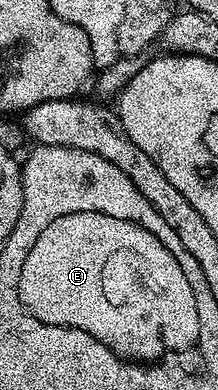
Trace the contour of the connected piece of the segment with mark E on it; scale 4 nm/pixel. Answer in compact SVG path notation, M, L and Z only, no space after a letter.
M81 213L73 217L62 217L53 220L41 236L33 236L33 248L25 248L25 264L17 264L17 310L31 310L39 318L53 325L66 325L71 330L80 327L88 328L93 335L105 340L105 344L113 344L117 352L129 352L129 356L157 356L161 348L181 348L185 340L193 340L197 336L197 316L193 316L193 296L189 296L189 284L185 284L185 276L181 276L181 268L173 264L173 256L153 240L153 236L145 236L141 228L133 228L133 224L121 224L121 220L105 220L105 216L83 216Z

